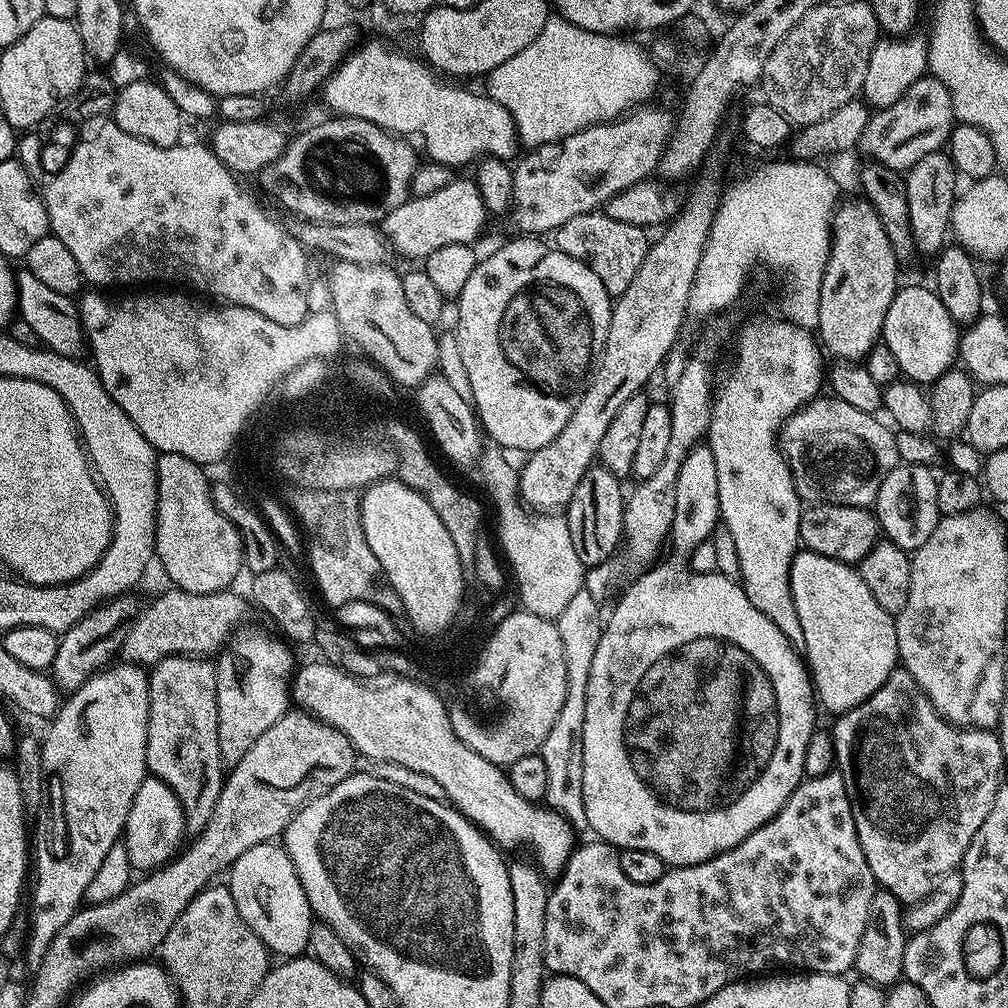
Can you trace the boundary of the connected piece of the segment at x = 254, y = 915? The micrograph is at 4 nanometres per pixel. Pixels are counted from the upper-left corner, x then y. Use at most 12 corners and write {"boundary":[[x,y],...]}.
{"boundary":[[281,847],[230,865],[236,912],[280,958],[307,953],[312,907]]}

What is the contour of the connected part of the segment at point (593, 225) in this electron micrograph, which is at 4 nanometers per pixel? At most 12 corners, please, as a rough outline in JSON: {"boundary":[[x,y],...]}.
{"boundary":[[602,210],[578,214],[554,247],[590,266],[609,296],[634,282],[644,228]]}

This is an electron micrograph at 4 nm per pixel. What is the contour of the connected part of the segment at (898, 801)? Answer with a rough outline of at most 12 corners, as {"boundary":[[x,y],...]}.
{"boundary":[[911,674],[830,728],[877,885],[922,902],[996,792],[999,735]]}

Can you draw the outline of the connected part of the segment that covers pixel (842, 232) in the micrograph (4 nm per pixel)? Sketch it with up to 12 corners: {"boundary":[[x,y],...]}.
{"boundary":[[841,203],[818,340],[836,362],[881,343],[898,267],[878,214]]}

